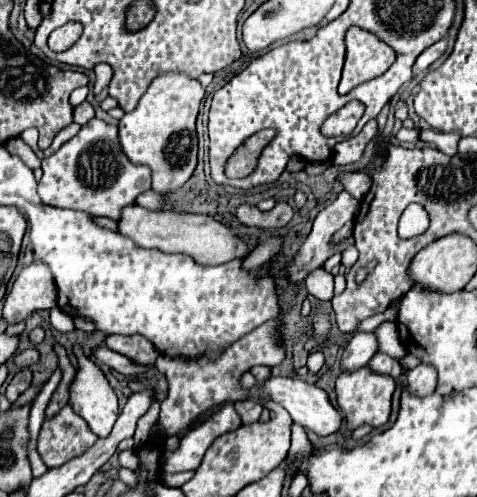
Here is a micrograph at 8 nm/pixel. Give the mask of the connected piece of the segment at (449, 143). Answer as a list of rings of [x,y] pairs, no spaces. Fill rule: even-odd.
[[[421,129],[420,140],[426,142],[426,139],[435,143],[439,151],[443,151],[443,153],[452,157],[457,154],[457,143],[459,143],[461,135],[459,133],[438,133],[431,129]]]

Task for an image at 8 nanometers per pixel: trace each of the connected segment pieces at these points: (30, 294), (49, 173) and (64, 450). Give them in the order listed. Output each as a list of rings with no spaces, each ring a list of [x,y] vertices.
[[[33,261],[25,267],[13,283],[13,289],[5,297],[3,317],[9,323],[25,321],[33,311],[57,307],[57,289],[53,289],[53,277],[41,261]]]
[[[91,119],[83,125],[73,139],[42,160],[41,168],[43,175],[37,192],[45,205],[69,207],[95,217],[109,217],[113,221],[121,219],[123,207],[133,205],[141,193],[151,189],[149,167],[133,165],[119,145],[117,127],[101,119]]]
[[[65,405],[57,415],[43,421],[37,437],[37,453],[41,455],[43,463],[53,469],[81,455],[95,441],[97,435],[91,433],[85,419],[73,413],[71,405]]]

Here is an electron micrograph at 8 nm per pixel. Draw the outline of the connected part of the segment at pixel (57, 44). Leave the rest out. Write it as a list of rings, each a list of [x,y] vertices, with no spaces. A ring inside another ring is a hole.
[[[67,23],[67,25],[52,31],[47,43],[54,52],[63,52],[69,49],[79,37],[81,37],[81,25],[79,23]]]

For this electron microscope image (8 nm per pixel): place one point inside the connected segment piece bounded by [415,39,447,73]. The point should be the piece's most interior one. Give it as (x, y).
(429, 56)

